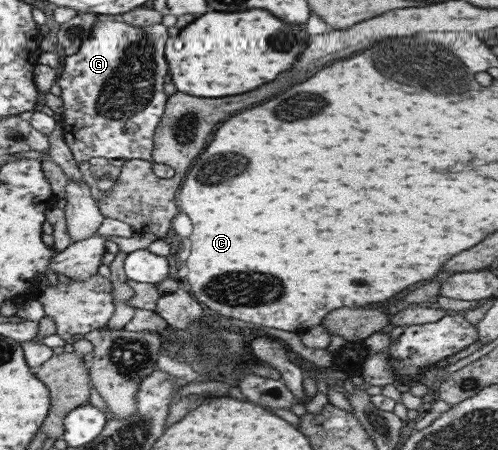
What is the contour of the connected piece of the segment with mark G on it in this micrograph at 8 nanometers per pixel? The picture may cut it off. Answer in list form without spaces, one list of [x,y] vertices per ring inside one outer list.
[[[119,18],[99,19],[91,26],[87,39],[78,46],[78,51],[63,58],[63,69],[54,83],[61,88],[63,142],[75,162],[88,161],[91,157],[149,160],[153,149],[152,137],[166,104],[163,77],[168,71],[164,56],[164,45],[168,39],[167,27],[161,22],[142,28]]]

